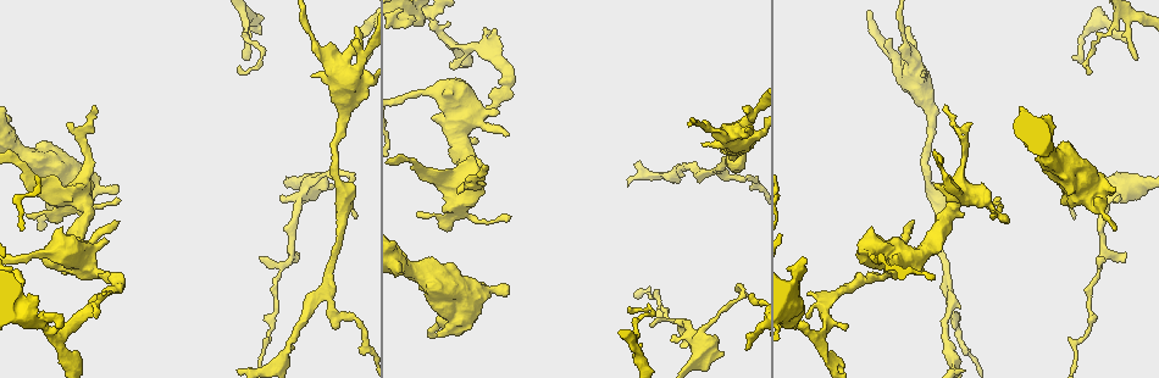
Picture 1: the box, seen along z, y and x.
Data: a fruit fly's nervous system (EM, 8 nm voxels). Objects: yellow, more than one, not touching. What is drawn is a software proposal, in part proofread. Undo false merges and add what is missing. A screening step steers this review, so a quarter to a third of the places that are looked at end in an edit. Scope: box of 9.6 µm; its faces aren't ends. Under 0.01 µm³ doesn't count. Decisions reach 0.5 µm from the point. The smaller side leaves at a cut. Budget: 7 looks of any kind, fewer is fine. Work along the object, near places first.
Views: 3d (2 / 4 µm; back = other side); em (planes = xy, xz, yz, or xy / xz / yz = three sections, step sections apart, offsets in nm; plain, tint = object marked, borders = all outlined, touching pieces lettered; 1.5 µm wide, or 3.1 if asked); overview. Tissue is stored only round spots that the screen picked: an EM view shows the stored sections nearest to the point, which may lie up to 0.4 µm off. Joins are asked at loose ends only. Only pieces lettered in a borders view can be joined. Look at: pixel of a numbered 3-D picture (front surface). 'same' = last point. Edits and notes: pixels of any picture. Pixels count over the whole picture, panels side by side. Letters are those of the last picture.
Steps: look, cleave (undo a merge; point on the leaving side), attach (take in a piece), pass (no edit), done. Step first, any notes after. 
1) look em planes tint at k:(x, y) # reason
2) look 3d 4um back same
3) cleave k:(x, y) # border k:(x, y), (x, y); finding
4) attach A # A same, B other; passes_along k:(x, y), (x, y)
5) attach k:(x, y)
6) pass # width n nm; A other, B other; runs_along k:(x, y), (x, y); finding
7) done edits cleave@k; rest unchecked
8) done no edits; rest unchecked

look 3d 4um at 1:(436, 94) # sudden change in width

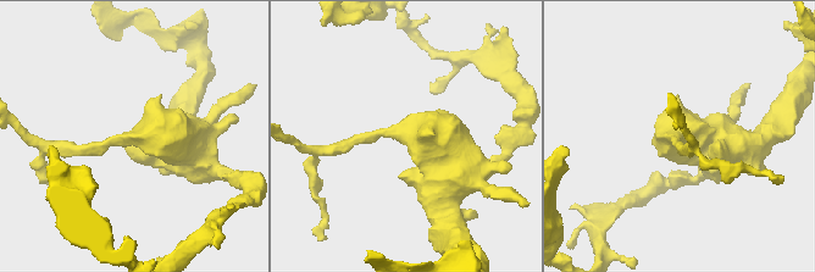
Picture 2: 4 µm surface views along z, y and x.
look em planes borders at 2:(678, 138)

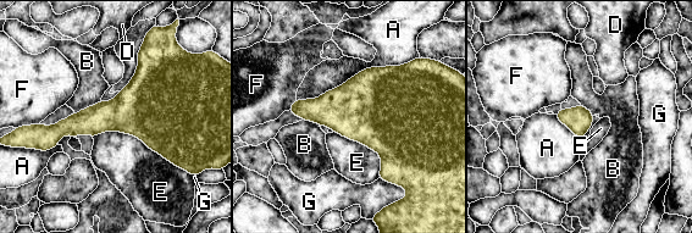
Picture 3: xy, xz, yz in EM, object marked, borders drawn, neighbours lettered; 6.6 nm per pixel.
pass # longest_contact A 800 nm; A other, B other, D other, E other, F other, G other; border 3:(93, 137), (132, 134), (182, 168); one cell here

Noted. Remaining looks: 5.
look em planes borders at 1:(462, 309) # abrupt turn

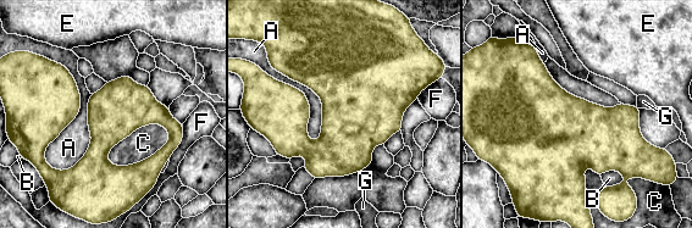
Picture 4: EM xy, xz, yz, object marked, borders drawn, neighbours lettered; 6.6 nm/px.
pass # A other, B other, C other, E other, F other, G other; all the same cell

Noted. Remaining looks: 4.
look 3d 4um at 1:(1124, 261) # an open end

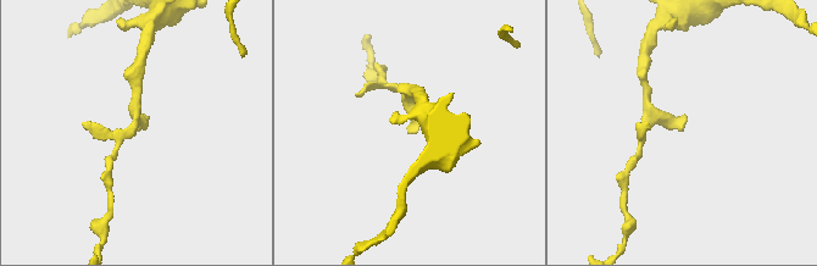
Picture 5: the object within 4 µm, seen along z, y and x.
look em planes borders at 5:(681, 131)

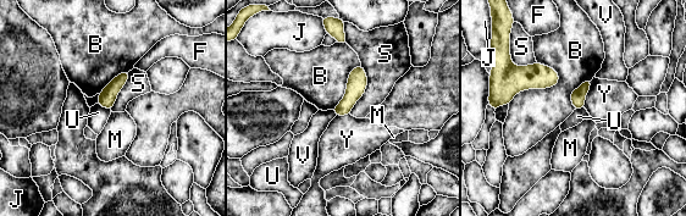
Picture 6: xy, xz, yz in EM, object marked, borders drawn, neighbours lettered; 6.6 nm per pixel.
pass # B other, F other, J other, M other, S other, U other, V other, Y other; none of them fits

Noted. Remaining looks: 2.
done no edits; rest unchecked

